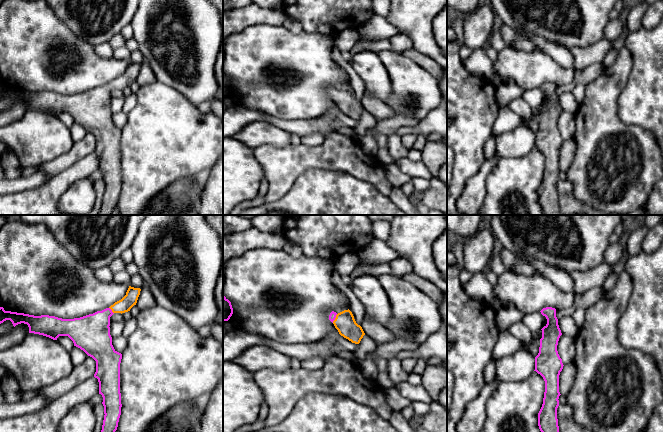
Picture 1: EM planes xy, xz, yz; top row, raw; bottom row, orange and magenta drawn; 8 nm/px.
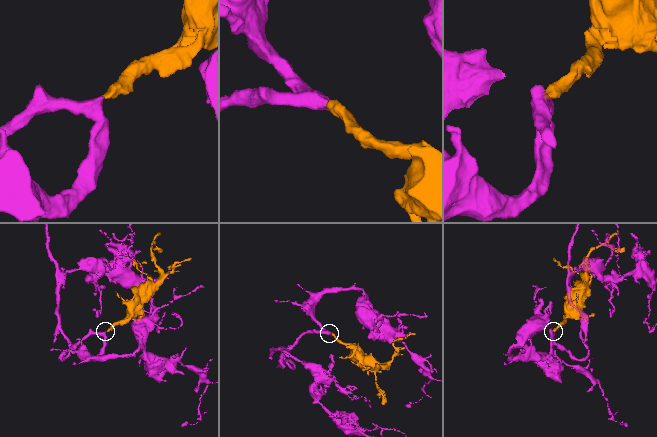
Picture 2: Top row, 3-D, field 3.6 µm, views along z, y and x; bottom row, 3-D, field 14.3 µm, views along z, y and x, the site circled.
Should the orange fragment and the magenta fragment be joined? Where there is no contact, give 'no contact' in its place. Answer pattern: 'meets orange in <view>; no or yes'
meets orange in xz; yes

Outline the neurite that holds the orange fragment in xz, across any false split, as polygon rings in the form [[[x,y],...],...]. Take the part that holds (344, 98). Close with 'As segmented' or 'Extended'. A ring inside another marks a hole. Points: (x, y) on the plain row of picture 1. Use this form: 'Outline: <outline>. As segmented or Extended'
Outline: [[[349,85],[338,90],[332,87],[329,91],[329,96],[334,100],[339,110],[352,119],[359,120],[365,111],[362,103],[356,99]]]. Extended

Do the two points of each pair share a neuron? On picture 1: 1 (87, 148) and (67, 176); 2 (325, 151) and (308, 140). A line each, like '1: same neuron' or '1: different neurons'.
1: different neurons
2: different neurons

